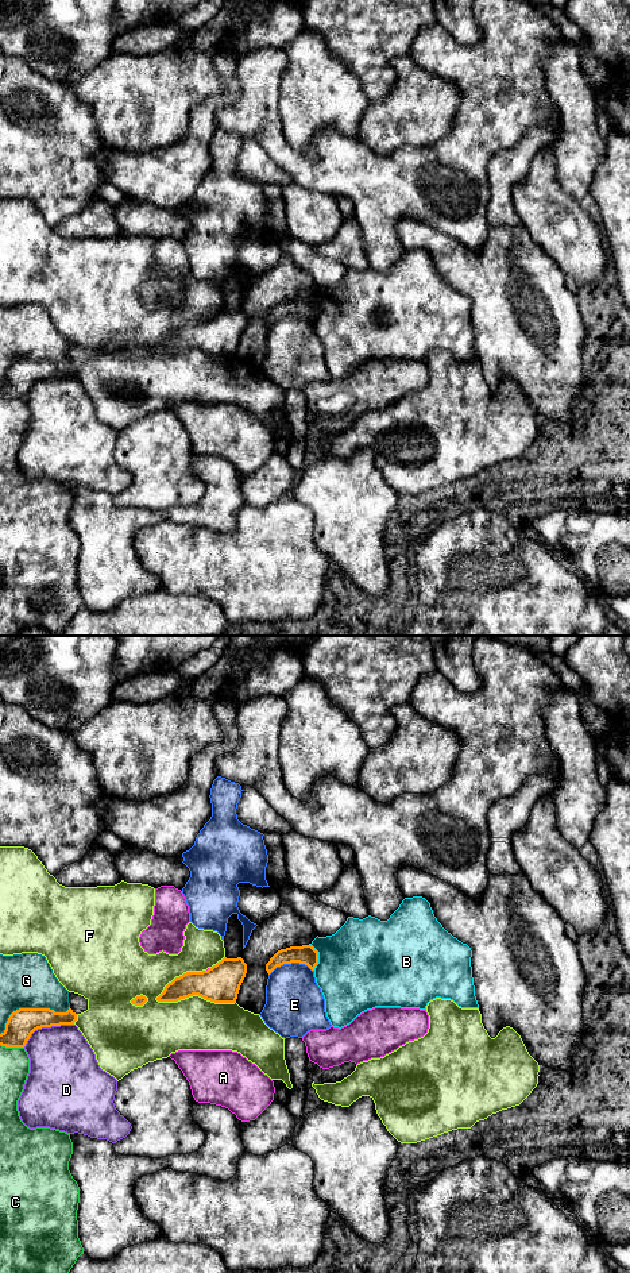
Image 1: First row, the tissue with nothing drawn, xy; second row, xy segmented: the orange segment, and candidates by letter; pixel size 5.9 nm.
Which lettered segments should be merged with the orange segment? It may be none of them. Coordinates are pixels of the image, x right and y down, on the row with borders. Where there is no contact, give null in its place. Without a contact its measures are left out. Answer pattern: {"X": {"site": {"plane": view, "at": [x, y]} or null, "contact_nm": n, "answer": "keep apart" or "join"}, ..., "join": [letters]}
{"A": {"site": {"plane": "xy", "at": [208, 969]}, "contact_nm": 30, "answer": "keep apart"}, "B": {"site": {"plane": "xy", "at": [317, 957]}, "contact_nm": 160, "answer": "keep apart"}, "C": {"site": {"plane": "xy", "at": [12, 1046]}, "contact_nm": 150, "answer": "keep apart"}, "D": {"site": {"plane": "xy", "at": [46, 1026]}, "contact_nm": 340, "answer": "keep apart"}, "E": {"site": {"plane": "xy", "at": [290, 963]}, "contact_nm": 280, "answer": "keep apart"}, "F": {"site": {"plane": "xy", "at": [196, 994]}, "contact_nm": 480, "answer": "keep apart"}, "G": {"site": {"plane": "xy", "at": [30, 1009]}, "contact_nm": 440, "answer": "keep apart"}, "join": []}

